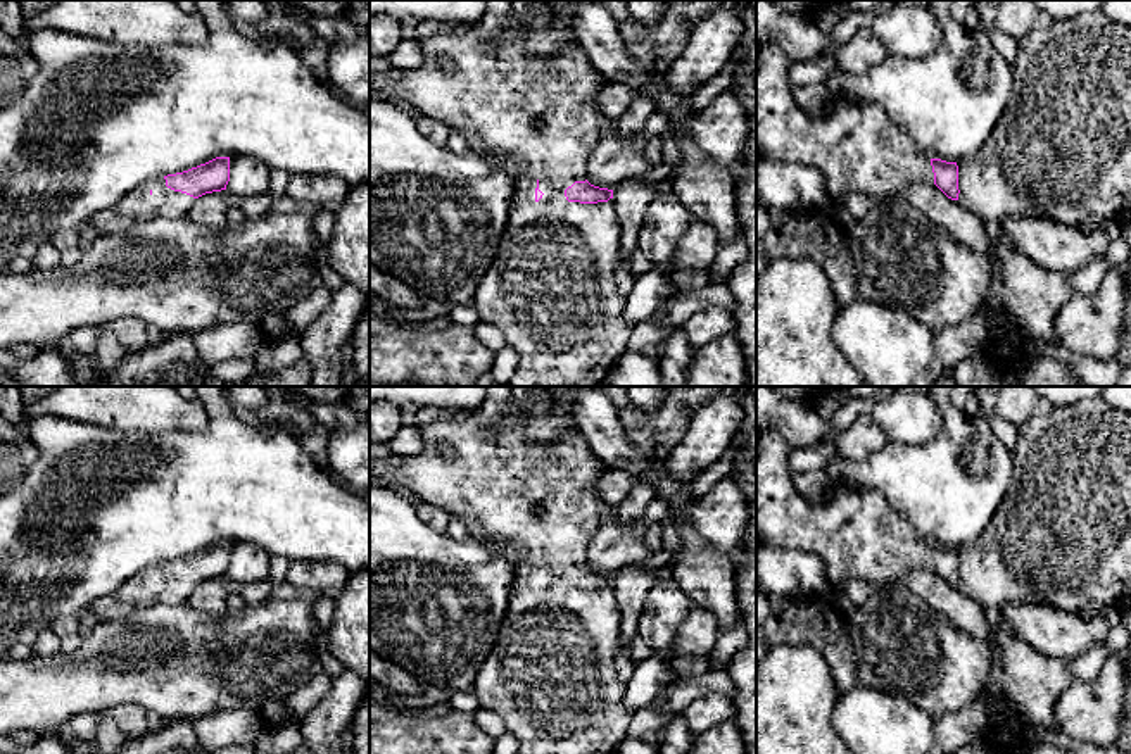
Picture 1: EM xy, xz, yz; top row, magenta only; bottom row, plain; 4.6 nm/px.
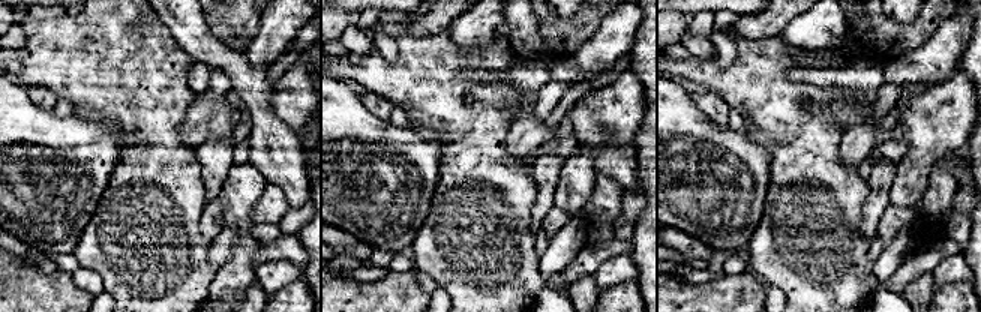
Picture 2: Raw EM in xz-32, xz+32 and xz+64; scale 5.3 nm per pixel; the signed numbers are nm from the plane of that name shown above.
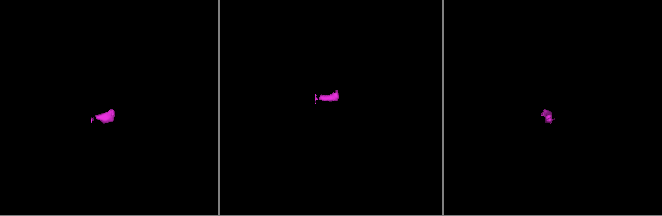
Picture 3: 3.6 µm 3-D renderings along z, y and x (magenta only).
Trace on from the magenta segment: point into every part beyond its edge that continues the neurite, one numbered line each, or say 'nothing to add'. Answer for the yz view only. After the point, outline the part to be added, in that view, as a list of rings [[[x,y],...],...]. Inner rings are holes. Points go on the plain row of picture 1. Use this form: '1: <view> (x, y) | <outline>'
1: yz (855, 532) | [[[763,428],[756,440],[756,537],[761,544],[822,557],[832,594],[853,578],[879,588],[900,585],[913,569],[934,571],[931,545],[893,512],[877,488],[834,485],[824,500],[803,497],[789,468],[791,450],[793,447],[772,428]]]
2: yz (1062, 535) | [[[1102,397],[1053,407],[1048,414],[1034,416],[1019,426],[1017,445],[1012,454],[1015,476],[995,518],[976,540],[957,550],[960,576],[957,588],[983,609],[1000,609],[1014,602],[1038,602],[1081,614],[1088,602],[1098,602],[1107,611],[1131,604],[1131,412],[1112,409]]]

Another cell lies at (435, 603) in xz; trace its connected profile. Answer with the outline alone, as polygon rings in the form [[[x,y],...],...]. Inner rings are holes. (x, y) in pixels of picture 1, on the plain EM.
[[[370,483],[370,650],[397,664],[425,687],[449,694],[471,690],[508,611],[516,566],[518,561],[504,545],[473,535],[452,538],[447,531],[428,526],[402,490]]]

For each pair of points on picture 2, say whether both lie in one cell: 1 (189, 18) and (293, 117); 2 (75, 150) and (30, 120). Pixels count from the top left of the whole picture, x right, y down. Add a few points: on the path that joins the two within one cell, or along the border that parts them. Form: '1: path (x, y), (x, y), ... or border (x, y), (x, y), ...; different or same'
1: border (273, 83), (272, 111), (291, 128); different
2: path (65, 150), (60, 150), (41, 131); same

